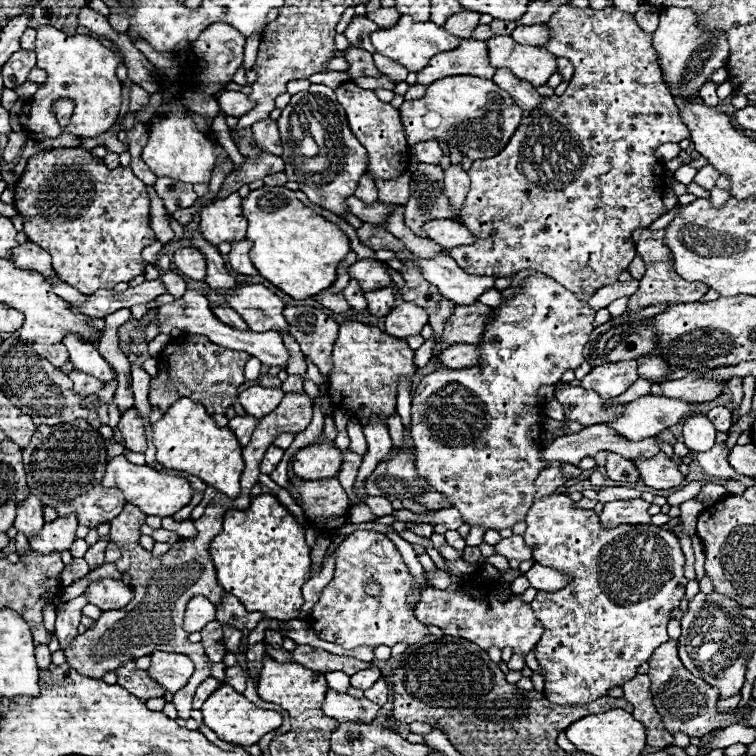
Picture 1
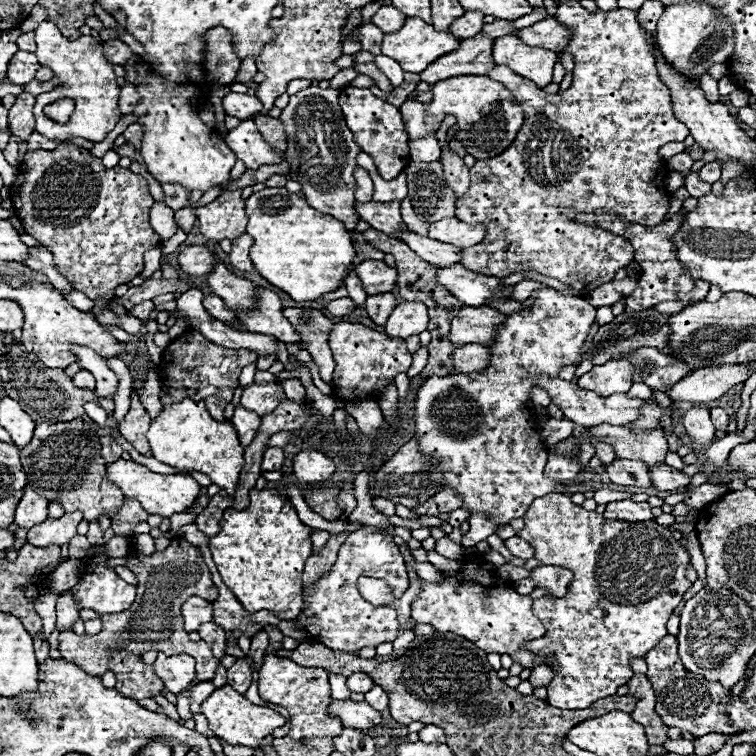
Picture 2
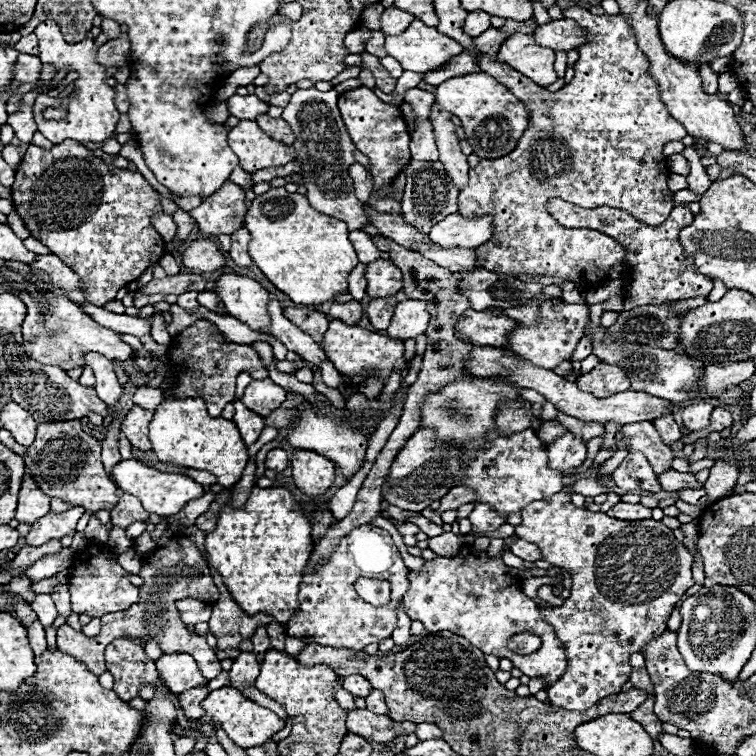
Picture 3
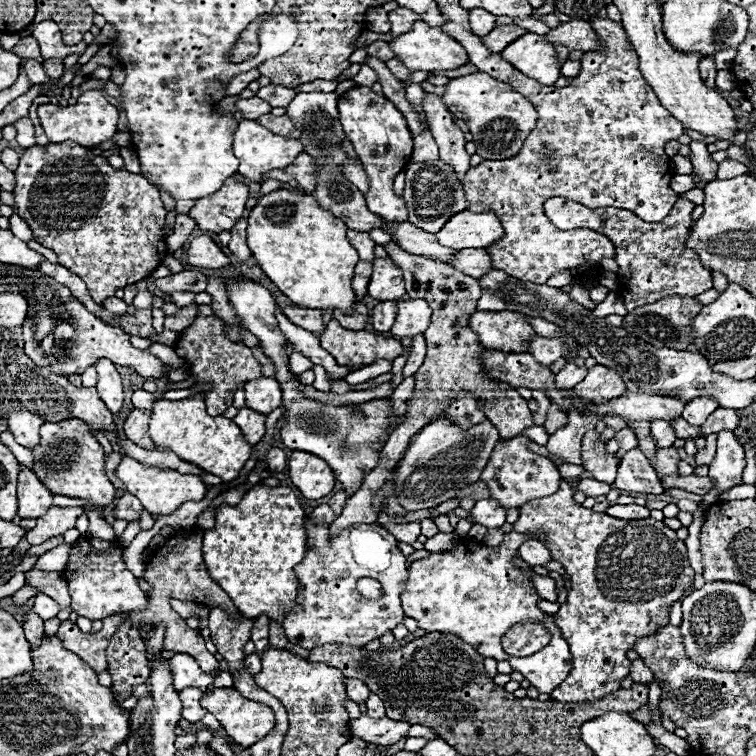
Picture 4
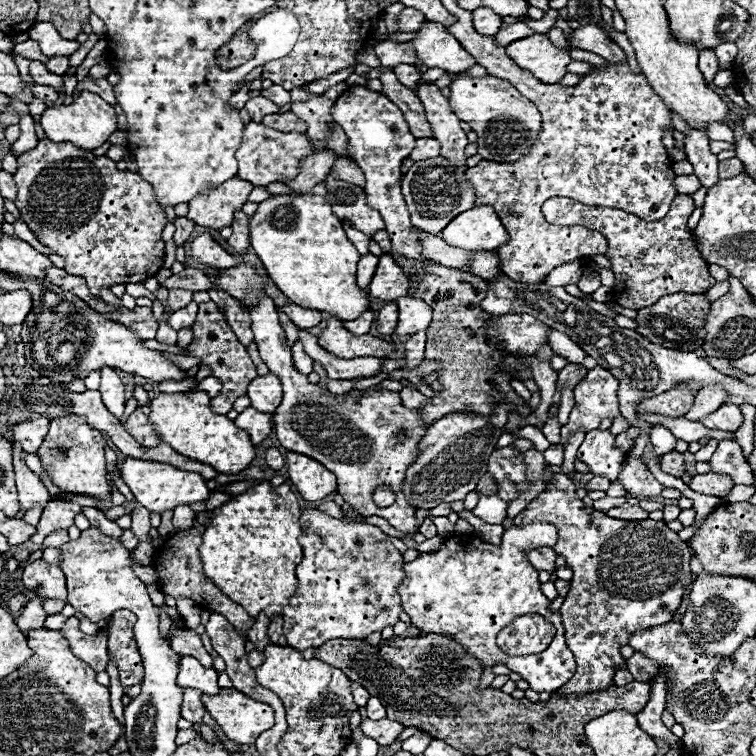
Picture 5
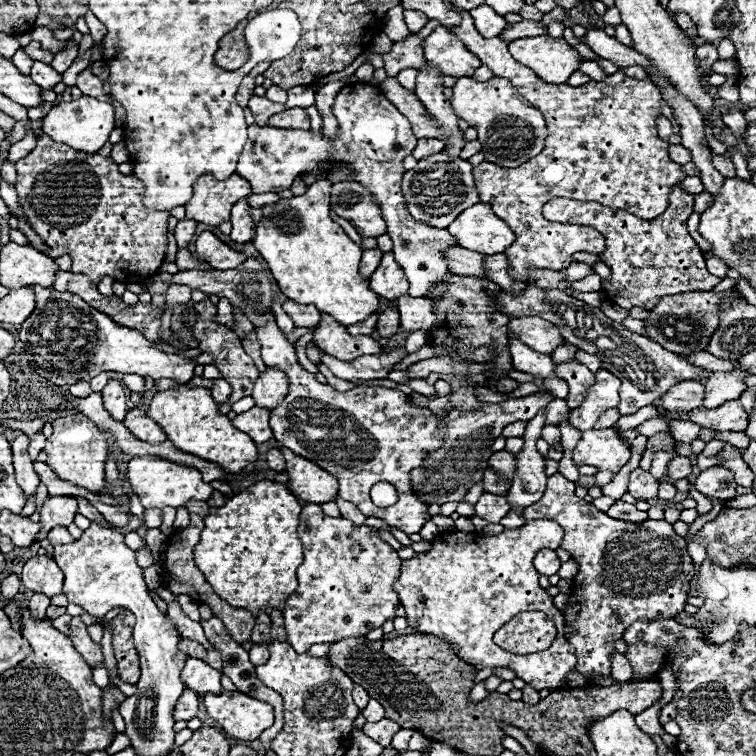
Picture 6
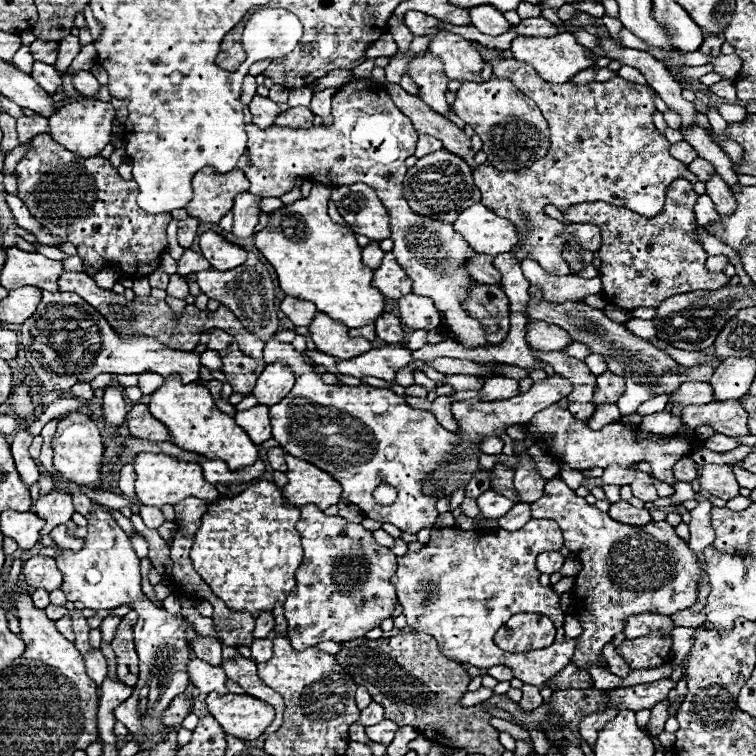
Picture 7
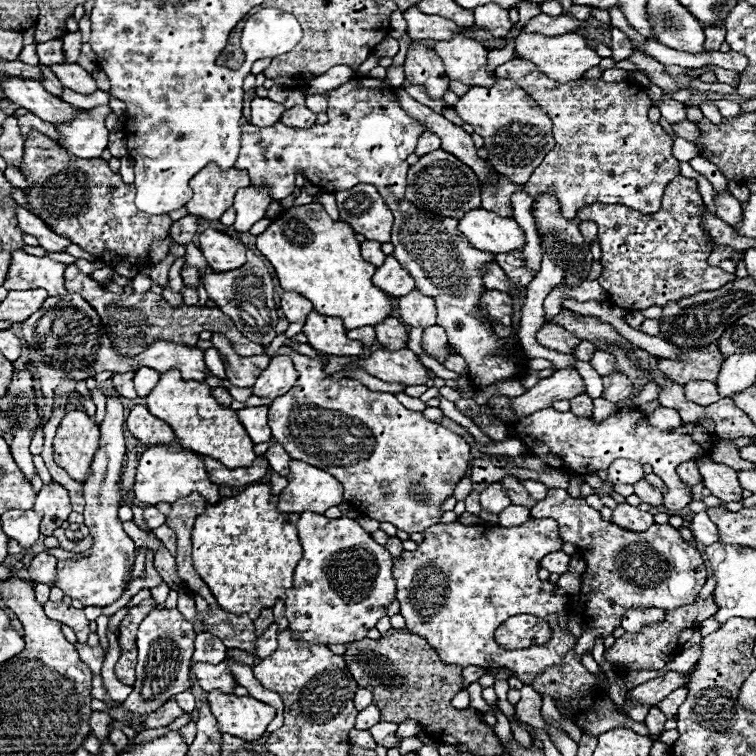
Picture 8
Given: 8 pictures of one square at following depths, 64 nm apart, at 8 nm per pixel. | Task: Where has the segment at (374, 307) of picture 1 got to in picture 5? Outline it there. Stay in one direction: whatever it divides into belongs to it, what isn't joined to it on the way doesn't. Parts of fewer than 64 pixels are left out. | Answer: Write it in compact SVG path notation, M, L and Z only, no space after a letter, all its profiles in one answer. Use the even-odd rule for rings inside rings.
M388 302L384 304L378 314L376 314L376 328L380 334L394 334L394 328L396 328L396 322L398 322L398 308L394 302Z

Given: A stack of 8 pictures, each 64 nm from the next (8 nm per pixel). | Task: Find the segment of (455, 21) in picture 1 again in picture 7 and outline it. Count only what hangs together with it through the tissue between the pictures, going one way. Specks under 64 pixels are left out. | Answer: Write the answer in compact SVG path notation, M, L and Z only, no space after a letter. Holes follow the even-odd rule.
M472 8L470 18L472 24L488 36L500 36L510 30L510 22L504 18L504 14L496 12L496 8Z

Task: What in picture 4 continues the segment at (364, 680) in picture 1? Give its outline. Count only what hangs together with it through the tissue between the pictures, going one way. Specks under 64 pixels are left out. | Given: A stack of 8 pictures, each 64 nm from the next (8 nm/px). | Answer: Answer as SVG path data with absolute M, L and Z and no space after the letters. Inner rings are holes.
M346 680L346 694L354 700L354 702L364 702L370 696L368 686L362 680Z

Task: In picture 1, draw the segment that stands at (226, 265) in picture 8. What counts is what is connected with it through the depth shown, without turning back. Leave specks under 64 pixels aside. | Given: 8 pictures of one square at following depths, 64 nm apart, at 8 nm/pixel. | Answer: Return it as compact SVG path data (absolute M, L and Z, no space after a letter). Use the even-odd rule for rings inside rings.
M178 248L174 252L176 268L190 280L204 280L204 256L196 248Z

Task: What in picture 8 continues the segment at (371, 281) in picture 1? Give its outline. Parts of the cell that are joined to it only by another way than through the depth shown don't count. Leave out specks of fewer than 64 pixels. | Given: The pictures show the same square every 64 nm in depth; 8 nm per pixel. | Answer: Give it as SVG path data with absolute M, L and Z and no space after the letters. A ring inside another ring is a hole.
M388 254L384 264L376 268L372 282L392 298L400 298L414 290L414 280L408 276L408 272L398 264L398 260L392 254Z

